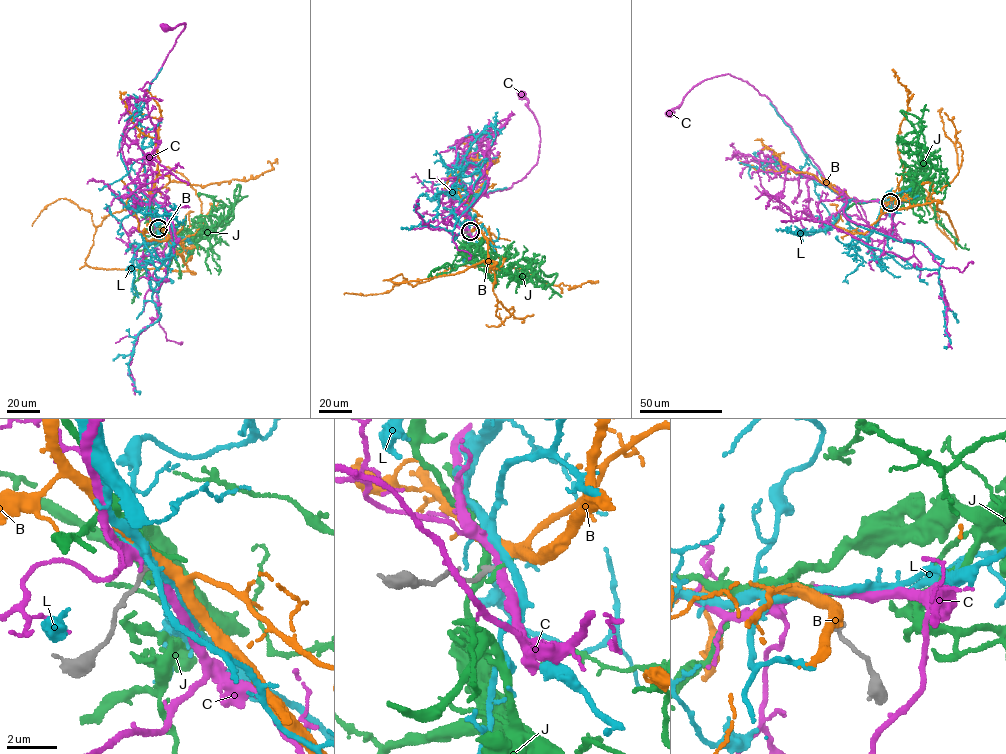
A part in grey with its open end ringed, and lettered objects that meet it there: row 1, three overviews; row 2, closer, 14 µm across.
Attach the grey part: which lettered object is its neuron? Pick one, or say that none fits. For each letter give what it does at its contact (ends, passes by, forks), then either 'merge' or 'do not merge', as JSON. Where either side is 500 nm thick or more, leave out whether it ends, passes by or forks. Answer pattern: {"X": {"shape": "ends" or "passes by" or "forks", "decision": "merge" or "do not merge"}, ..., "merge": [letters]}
{"B": {"shape": "passes by", "decision": "merge"}, "C": {"shape": "passes by", "decision": "do not merge"}, "J": {"shape": "passes by", "decision": "do not merge"}, "L": {"shape": "passes by", "decision": "do not merge"}, "merge": ["B"]}

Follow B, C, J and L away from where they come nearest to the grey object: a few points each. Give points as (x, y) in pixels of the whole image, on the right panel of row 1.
B: (890, 202), (938, 200), (957, 241), (937, 227), (937, 202), (904, 171), (897, 137), (909, 91), (895, 72)
C: (891, 202), (842, 200), (771, 102), (745, 81), (728, 74), (706, 79), (692, 87), (680, 103), (668, 113)
J: (891, 202), (908, 194), (910, 188), (928, 174), (932, 165), (919, 120), (900, 111)
L: (890, 202), (848, 199), (845, 216), (901, 241), (921, 242), (943, 259), (938, 269), (919, 269), (836, 237)

